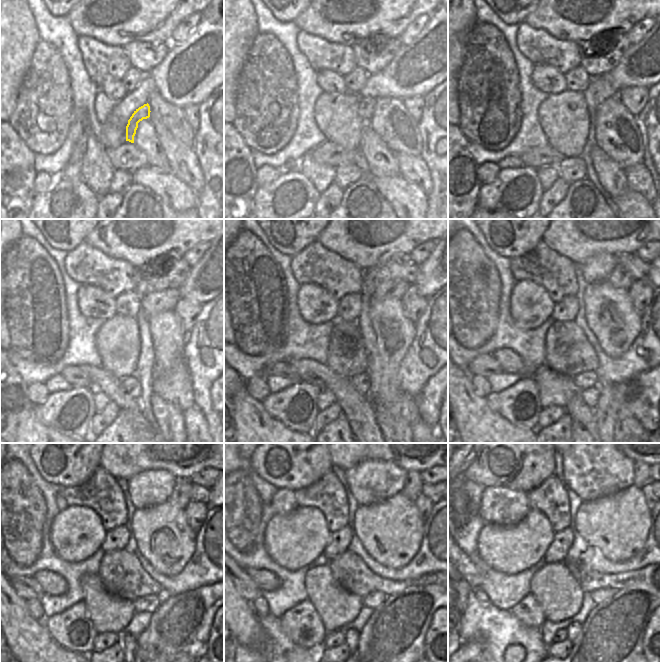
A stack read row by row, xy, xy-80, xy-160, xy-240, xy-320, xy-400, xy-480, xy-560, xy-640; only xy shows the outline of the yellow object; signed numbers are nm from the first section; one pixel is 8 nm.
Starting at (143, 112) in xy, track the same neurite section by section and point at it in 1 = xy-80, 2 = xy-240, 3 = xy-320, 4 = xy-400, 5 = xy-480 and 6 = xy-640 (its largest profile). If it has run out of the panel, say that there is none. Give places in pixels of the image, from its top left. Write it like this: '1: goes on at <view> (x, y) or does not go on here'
1: goes on at xy-80 (366, 105)
2: goes on at xy-240 (155, 302)
3: goes on at xy-320 (391, 288)
4: goes on at xy-400 (620, 277)
5: goes on at xy-480 (180, 497)
6: goes on at xy-640 (641, 469)

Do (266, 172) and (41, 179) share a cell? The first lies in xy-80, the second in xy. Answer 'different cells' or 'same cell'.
same cell

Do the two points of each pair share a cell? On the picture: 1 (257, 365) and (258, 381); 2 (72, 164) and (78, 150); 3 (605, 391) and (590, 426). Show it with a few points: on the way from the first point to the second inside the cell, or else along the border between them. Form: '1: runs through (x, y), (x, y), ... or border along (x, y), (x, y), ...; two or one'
1: border along (261, 374), (257, 374), (246, 381); two
2: runs through (75, 161), (77, 153); one
3: border along (593, 409), (598, 432); two

